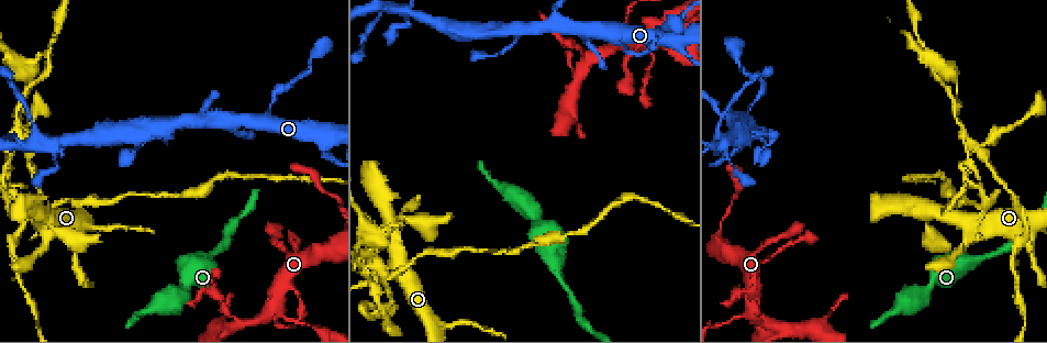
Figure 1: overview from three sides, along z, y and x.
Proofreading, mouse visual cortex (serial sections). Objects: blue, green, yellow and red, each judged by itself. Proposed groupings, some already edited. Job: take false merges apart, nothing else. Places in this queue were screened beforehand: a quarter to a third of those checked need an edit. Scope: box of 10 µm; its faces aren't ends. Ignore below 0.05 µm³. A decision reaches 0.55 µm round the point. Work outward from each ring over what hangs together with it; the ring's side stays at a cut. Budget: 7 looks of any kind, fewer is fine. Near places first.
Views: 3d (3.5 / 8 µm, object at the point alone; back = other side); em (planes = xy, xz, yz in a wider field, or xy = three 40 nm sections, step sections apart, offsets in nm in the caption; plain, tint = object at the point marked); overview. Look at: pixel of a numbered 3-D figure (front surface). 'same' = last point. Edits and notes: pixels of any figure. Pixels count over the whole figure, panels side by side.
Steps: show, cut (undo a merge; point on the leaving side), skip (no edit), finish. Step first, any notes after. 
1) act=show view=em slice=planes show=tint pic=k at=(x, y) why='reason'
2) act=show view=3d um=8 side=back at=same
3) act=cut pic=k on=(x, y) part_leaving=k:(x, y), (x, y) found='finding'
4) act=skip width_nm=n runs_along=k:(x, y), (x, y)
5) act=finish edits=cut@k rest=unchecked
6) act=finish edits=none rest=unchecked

act=show view=em slice=xy step=1 show=tint pic=1 at=(377, 278) why='two arms in line, one across'

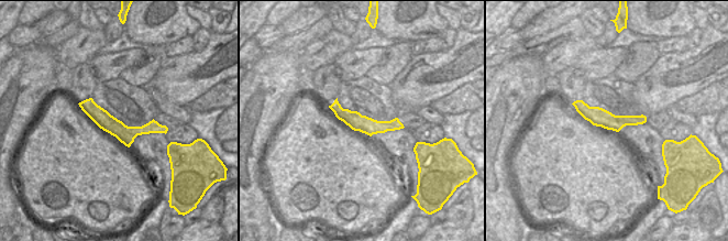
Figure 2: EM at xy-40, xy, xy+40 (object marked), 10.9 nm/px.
act=show view=3d um=3.5 at=same why='see where the arms go'

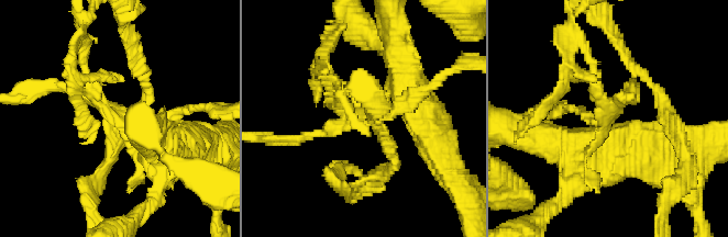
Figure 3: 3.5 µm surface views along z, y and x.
act=cut pic=3 on=(106, 109) part_leaving=3:(596, 138), (605, 101), (588, 54) found='a second cell is stuck on'

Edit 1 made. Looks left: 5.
act=show view=overview

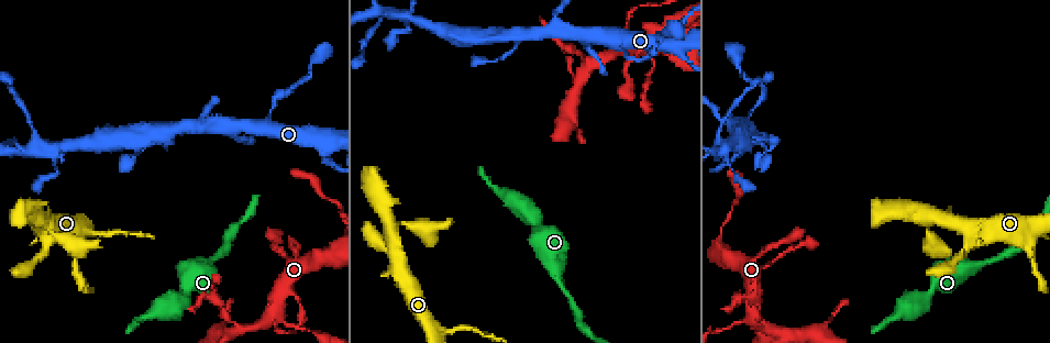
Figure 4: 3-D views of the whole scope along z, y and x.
act=show view=3d um=3.5 pic=4 at=(56, 158) why='sharp bend'

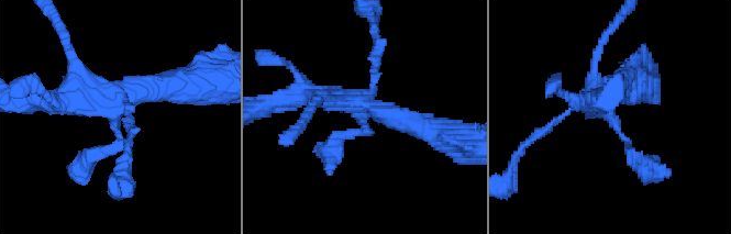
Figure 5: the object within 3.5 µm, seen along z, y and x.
act=show view=em slice=xy step=3 show=tint pic=5 at=(113, 109) why='need the tissue'

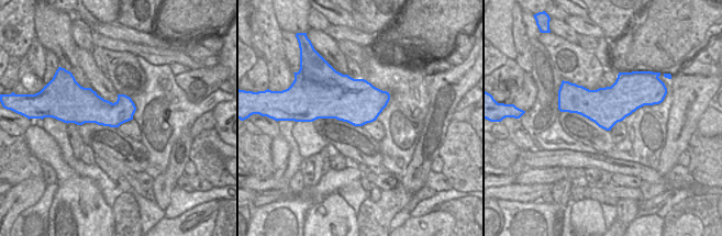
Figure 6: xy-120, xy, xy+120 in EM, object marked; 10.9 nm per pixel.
act=skip runs_along=5:(172, 86), (117, 100), (121, 140), (90, 160) found='continuous, no second cell'

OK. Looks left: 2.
act=show view=3d um=3.5 side=back pic=4 at=(323, 148) why='thin arm on a thick one'

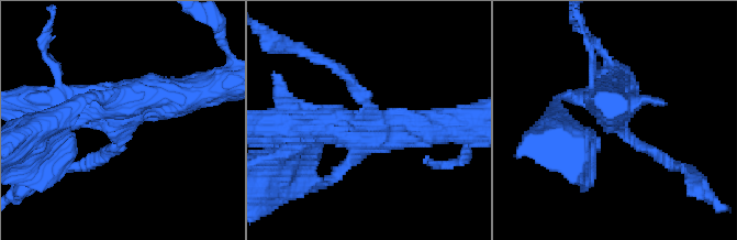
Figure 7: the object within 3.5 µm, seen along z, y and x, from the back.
act=show view=em slice=xy step=2 show=tint pic=7 at=(125, 121) arms=4 arm_widths_nm=150,200,500,500 why='now the EM'

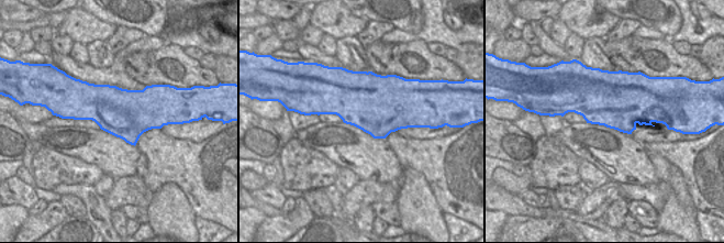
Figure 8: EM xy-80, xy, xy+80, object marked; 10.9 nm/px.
act=skip runs_along=7:(192, 94), (141, 94), (93, 161) found='one cell here'

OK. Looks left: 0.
act=finish edits=cut@3 rest=unchecked

